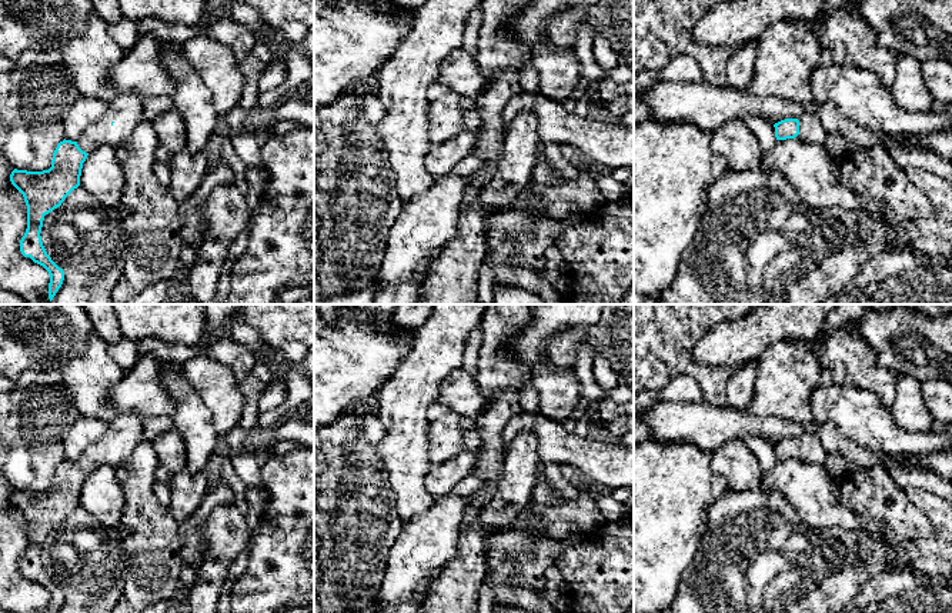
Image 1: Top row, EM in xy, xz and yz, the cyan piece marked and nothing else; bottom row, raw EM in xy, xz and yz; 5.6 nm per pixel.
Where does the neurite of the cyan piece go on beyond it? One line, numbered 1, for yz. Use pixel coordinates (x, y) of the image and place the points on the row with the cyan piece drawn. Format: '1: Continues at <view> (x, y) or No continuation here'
1: Continues at yz (811, 132)

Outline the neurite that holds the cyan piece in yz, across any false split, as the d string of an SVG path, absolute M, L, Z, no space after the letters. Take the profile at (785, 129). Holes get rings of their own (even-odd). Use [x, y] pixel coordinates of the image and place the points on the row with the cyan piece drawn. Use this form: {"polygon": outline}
{"polygon": "M815 113L781 120L774 127L776 140L795 139L804 144L824 146L828 134Z"}

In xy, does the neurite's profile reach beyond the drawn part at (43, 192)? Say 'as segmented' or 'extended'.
extended

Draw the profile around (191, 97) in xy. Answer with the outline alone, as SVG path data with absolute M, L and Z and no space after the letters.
M164 47L161 61L174 81L171 96L174 109L186 123L186 153L201 153L214 136L216 123L220 119L213 107L211 91L183 50Z

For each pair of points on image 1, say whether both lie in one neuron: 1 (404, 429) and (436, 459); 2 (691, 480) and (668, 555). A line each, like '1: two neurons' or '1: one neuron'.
1: two neurons
2: one neuron

